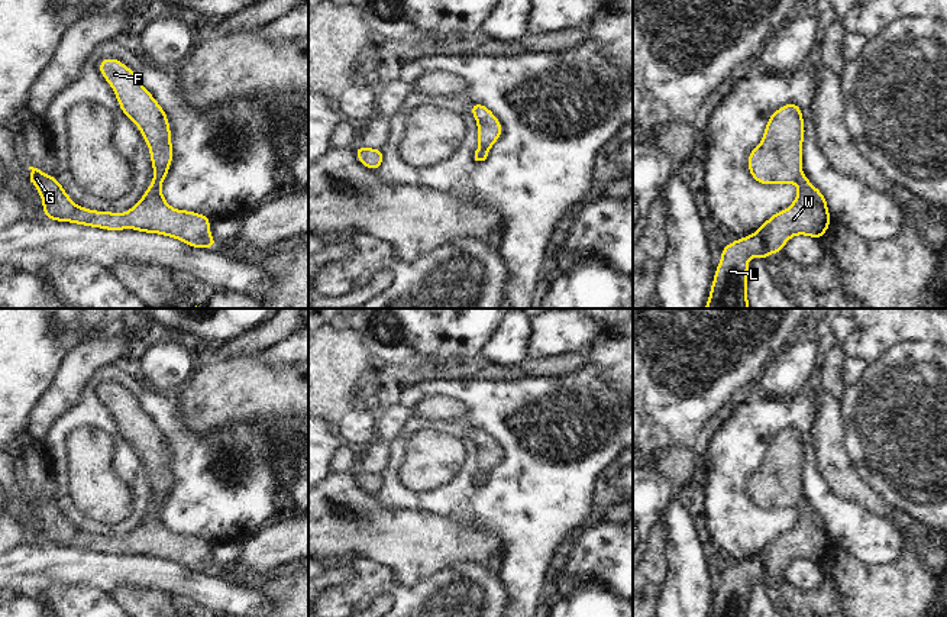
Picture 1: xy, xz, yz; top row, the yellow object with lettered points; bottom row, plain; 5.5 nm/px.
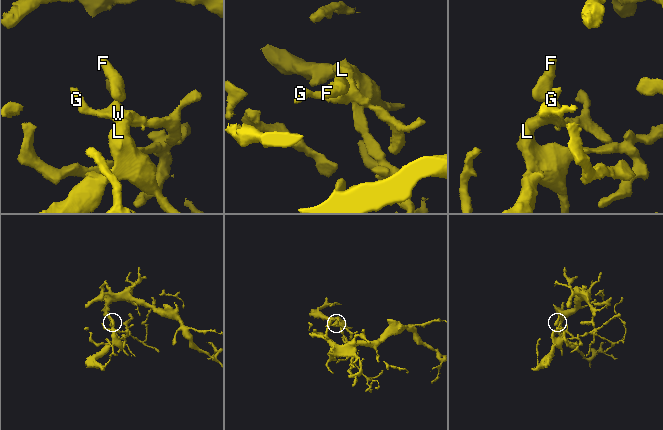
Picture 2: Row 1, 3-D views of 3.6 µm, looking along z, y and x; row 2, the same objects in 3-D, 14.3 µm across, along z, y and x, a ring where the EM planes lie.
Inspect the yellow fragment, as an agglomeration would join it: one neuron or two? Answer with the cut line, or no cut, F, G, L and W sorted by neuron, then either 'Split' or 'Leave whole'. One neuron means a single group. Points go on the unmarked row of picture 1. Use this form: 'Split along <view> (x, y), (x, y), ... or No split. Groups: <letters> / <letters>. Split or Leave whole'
No split. Groups: F G L W. Leave whole

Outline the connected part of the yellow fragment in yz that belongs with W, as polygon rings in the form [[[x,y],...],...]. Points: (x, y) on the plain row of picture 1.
[[[788,427],[770,439],[760,468],[749,477],[747,494],[763,510],[796,508],[796,523],[788,533],[772,539],[754,558],[721,574],[710,617],[747,617],[750,581],[765,585],[770,578],[782,576],[796,559],[821,565],[828,555],[828,527],[802,498],[804,462],[799,429]]]

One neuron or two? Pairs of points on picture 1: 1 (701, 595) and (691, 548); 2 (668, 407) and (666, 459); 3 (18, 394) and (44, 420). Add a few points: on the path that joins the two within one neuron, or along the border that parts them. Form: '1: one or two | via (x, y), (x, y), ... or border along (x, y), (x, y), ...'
1: one | via (691, 584), (691, 559)
2: two | border along (694, 445), (671, 443), (661, 451), (647, 452)
3: two | border along (54, 383), (35, 410), (32, 425), (28, 429)

